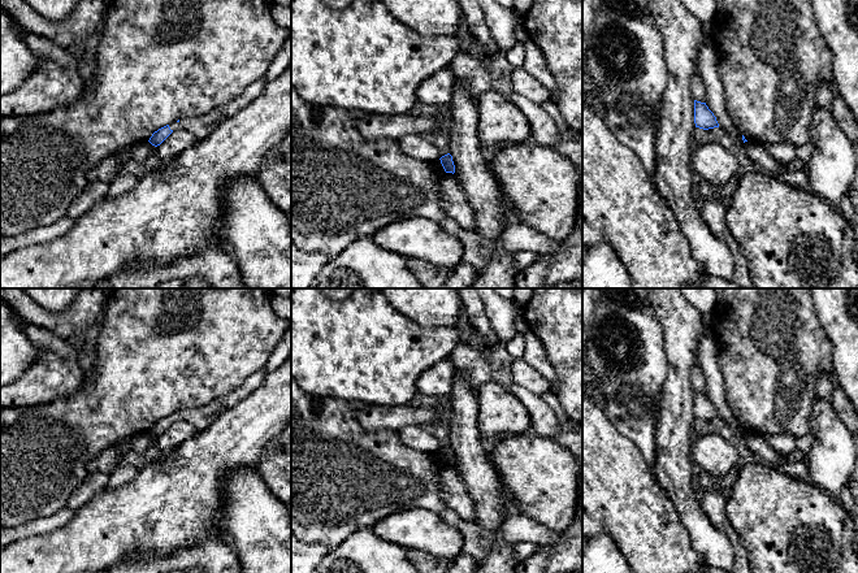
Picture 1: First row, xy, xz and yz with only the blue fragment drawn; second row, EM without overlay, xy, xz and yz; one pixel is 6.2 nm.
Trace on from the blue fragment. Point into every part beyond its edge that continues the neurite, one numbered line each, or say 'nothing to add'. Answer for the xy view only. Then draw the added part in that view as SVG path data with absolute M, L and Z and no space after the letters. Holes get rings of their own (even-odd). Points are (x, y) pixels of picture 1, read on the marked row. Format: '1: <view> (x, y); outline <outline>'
1: xy (202, 126); outline M263 77L248 86L240 96L226 105L199 117L182 118L178 122L172 122L169 127L173 131L187 130L196 138L196 140L202 140L207 138L224 120L254 101L263 92L266 82L265 77Z

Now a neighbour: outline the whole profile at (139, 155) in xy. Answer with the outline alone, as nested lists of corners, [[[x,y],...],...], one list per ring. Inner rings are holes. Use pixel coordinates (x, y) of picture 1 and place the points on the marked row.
[[[148,140],[139,143],[139,146],[133,151],[131,160],[139,164],[146,162],[151,149],[152,144]]]

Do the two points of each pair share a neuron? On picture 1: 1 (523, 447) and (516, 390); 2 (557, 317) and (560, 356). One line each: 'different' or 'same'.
1: different
2: same

